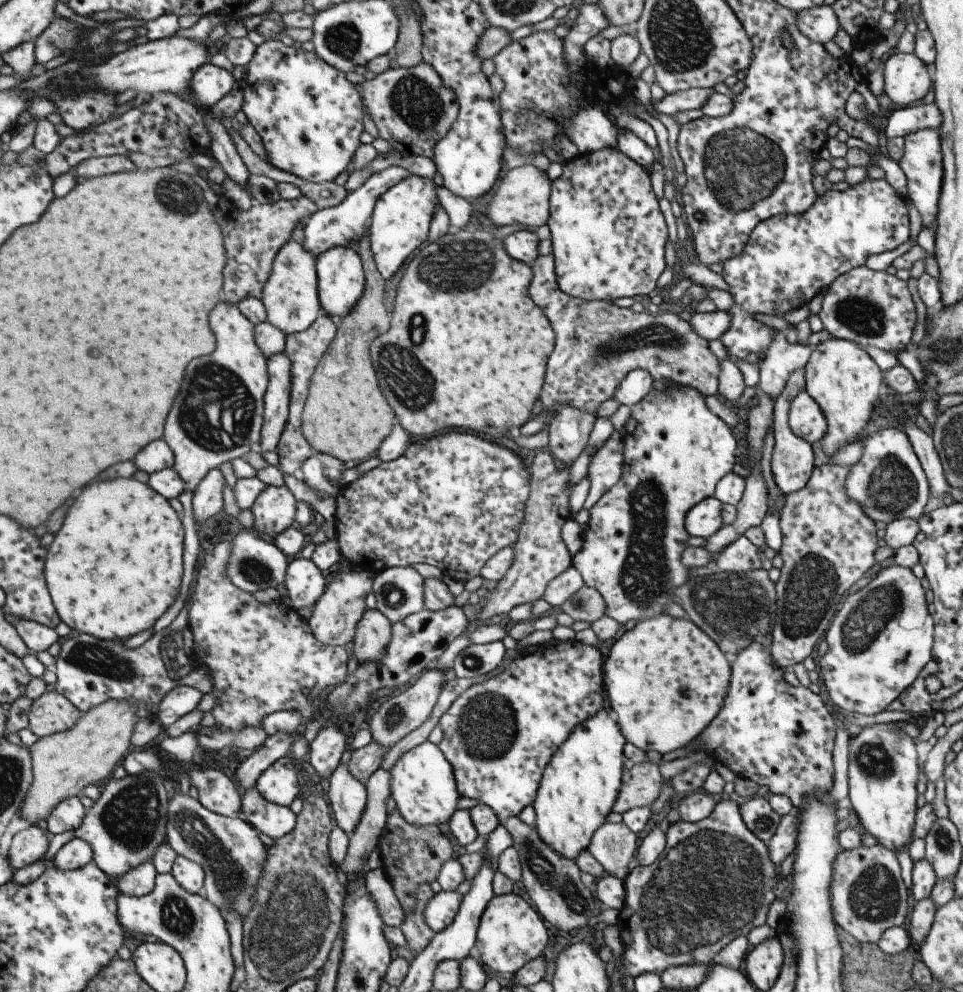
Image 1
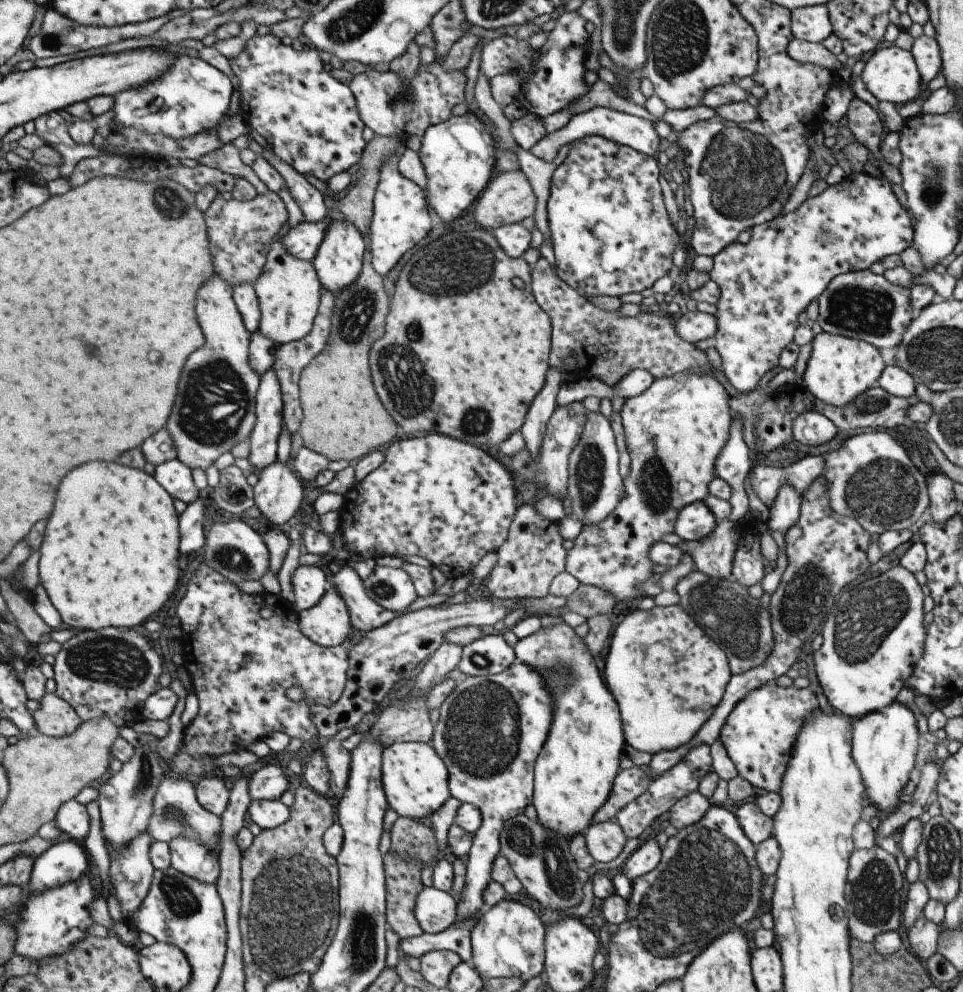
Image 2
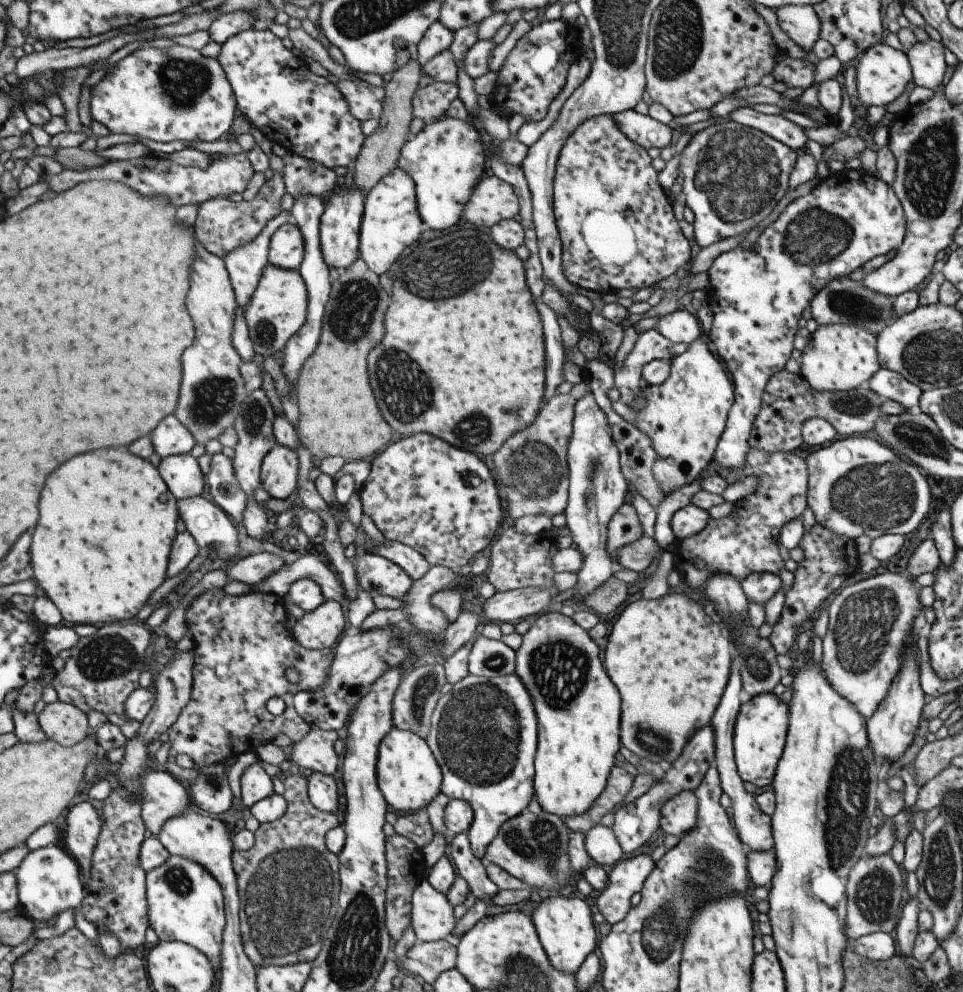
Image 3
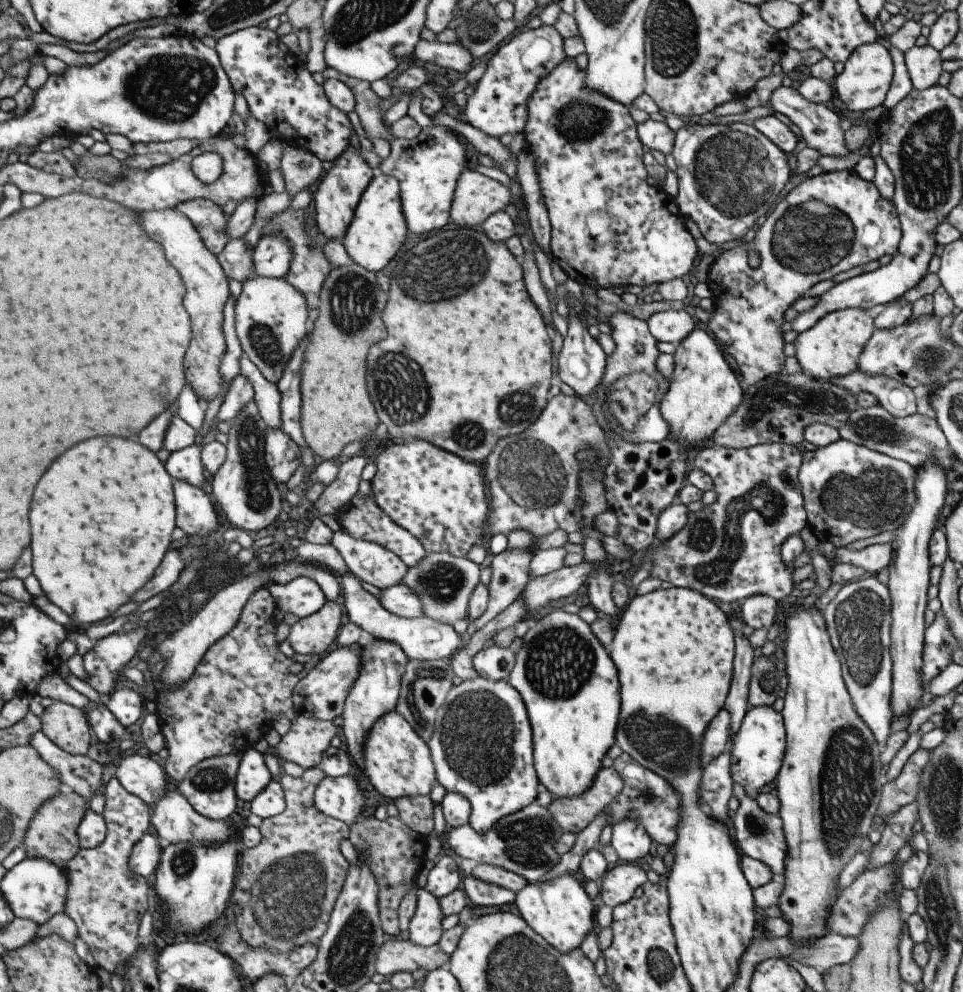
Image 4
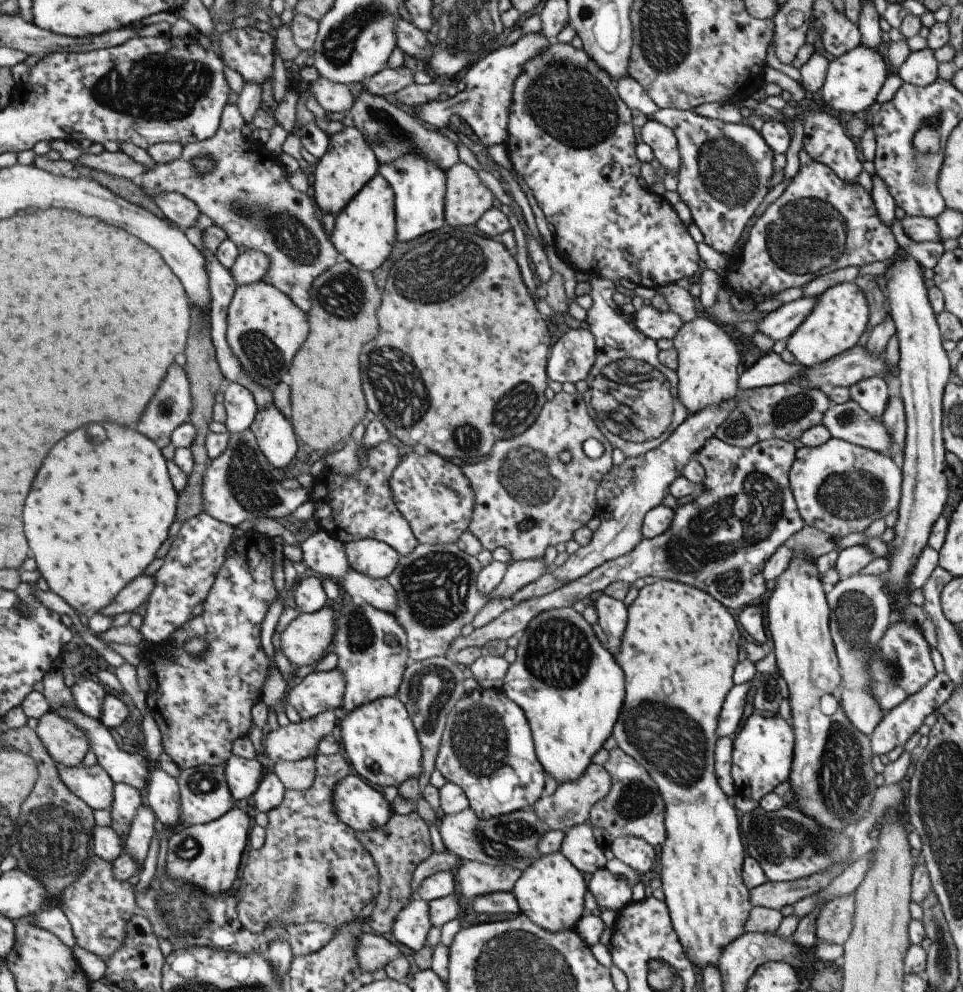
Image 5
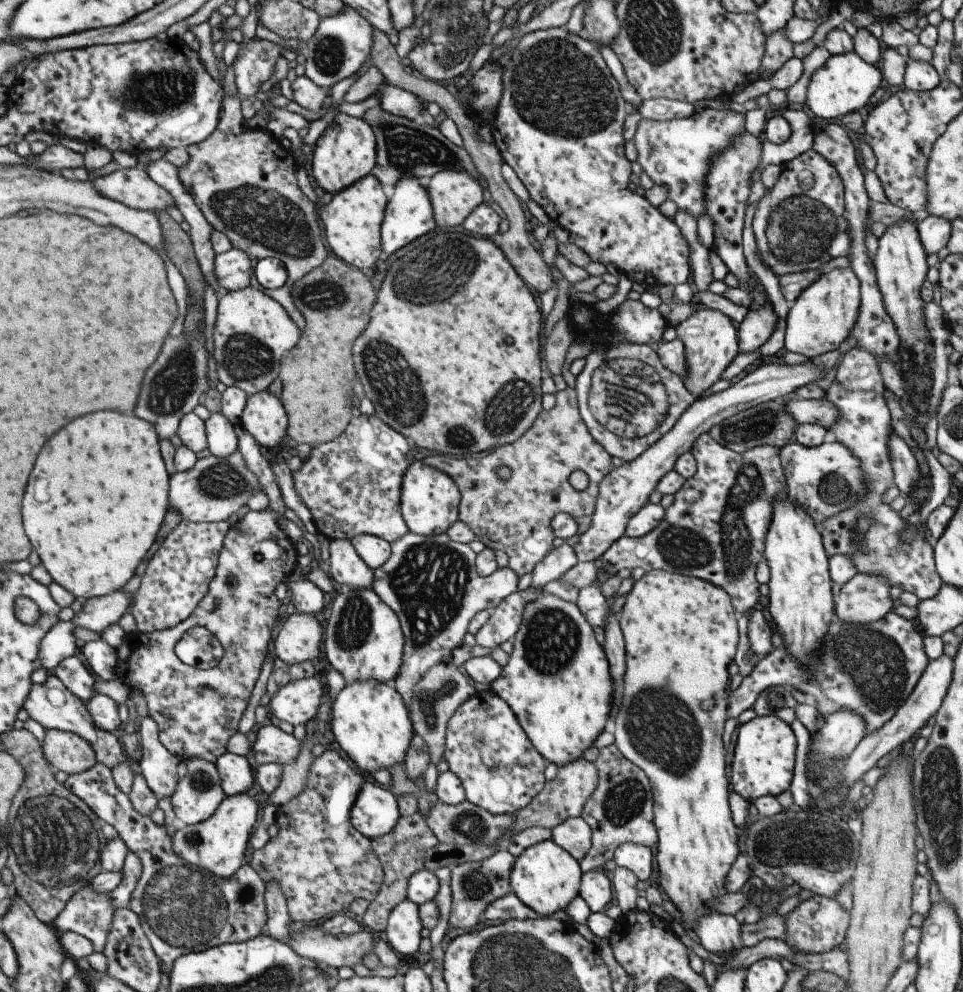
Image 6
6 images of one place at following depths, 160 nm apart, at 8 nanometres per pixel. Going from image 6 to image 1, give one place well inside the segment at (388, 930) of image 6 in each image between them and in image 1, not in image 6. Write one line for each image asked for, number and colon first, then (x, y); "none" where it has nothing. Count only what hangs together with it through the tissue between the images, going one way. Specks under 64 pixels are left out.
1: (438, 913)
2: (434, 909)
3: (431, 918)
4: (424, 929)
5: (410, 927)

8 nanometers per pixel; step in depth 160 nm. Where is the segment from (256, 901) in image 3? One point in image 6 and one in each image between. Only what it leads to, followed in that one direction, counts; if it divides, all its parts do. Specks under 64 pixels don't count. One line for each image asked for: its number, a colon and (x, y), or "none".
4: (284, 888)
5: (310, 868)
6: (321, 863)

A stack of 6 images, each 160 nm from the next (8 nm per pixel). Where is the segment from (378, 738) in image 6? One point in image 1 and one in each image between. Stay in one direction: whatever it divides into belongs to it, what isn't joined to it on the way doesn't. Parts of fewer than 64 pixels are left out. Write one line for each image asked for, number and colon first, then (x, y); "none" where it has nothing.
1: (422, 783)
2: (414, 779)
3: (408, 776)
4: (397, 763)
5: (379, 739)

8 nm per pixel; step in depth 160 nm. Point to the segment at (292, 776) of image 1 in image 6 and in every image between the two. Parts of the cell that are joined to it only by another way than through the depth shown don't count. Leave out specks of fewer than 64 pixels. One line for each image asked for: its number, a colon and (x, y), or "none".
2: (269, 783)
3: (255, 784)
4: (252, 776)
5: (242, 776)
6: (236, 775)

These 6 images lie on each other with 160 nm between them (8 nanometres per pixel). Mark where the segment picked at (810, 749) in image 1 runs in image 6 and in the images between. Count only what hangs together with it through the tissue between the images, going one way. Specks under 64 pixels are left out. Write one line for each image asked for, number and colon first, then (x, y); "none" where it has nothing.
2: (758, 734)
3: (759, 730)
4: (757, 749)
5: (761, 753)
6: (762, 762)

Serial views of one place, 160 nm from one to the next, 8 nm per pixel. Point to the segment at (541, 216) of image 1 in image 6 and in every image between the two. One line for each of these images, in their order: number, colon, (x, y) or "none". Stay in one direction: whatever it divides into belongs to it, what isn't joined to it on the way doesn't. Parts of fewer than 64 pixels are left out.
2: (508, 198)
3: (491, 200)
4: (475, 197)
5: (466, 198)
6: (453, 194)

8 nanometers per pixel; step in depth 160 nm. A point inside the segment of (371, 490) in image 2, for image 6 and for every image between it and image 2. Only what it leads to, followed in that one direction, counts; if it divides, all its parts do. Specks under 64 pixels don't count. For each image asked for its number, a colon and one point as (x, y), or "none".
3: (422, 492)
4: (437, 497)
5: (433, 495)
6: (429, 499)

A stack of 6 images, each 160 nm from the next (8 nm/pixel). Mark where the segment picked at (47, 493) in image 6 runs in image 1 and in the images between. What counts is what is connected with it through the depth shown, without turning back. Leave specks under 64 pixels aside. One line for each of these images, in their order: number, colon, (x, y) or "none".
1: (111, 584)
2: (109, 556)
3: (106, 522)
4: (101, 515)
5: (87, 545)

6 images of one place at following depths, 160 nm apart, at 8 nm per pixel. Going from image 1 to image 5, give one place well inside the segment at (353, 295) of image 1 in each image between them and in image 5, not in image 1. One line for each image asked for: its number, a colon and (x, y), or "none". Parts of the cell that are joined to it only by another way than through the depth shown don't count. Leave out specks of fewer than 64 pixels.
2: (337, 262)
3: (338, 232)
4: (336, 195)
5: (348, 163)

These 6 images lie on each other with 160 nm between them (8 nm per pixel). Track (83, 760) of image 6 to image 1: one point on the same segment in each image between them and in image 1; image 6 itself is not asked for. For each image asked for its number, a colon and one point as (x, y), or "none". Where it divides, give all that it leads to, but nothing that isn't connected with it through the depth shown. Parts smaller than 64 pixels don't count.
1: (51, 712)
2: (54, 717)
3: (63, 723)
4: (64, 725)
5: (65, 742)

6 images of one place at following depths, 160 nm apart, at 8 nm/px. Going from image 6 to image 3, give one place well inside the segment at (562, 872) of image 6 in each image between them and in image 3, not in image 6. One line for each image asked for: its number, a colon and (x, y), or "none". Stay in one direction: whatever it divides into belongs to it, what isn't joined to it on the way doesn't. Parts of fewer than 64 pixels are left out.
3: (563, 925)
4: (559, 911)
5: (549, 892)

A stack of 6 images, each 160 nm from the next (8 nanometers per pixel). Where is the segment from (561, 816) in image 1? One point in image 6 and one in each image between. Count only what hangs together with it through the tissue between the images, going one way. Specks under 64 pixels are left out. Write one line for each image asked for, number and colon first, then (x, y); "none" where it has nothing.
2: (573, 774)
3: (576, 741)
4: (568, 683)
5: (577, 689)
6: (557, 682)

